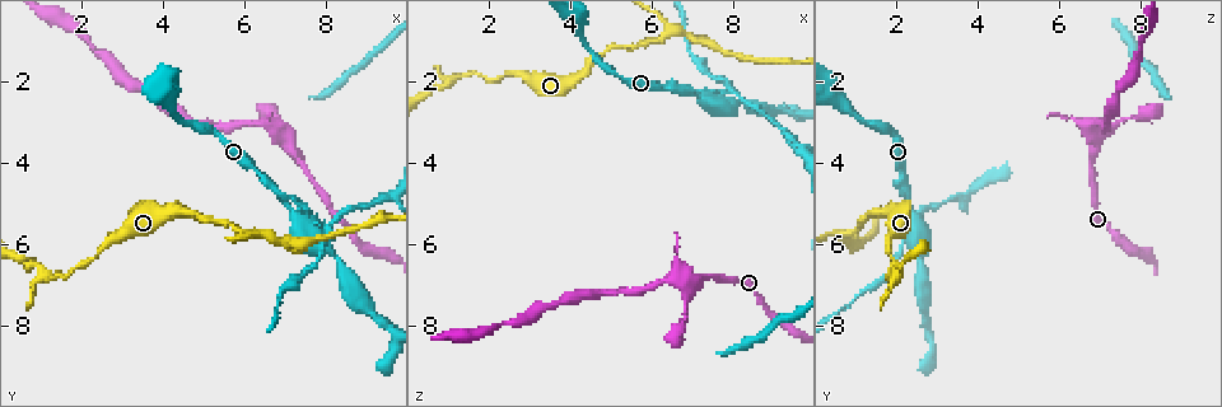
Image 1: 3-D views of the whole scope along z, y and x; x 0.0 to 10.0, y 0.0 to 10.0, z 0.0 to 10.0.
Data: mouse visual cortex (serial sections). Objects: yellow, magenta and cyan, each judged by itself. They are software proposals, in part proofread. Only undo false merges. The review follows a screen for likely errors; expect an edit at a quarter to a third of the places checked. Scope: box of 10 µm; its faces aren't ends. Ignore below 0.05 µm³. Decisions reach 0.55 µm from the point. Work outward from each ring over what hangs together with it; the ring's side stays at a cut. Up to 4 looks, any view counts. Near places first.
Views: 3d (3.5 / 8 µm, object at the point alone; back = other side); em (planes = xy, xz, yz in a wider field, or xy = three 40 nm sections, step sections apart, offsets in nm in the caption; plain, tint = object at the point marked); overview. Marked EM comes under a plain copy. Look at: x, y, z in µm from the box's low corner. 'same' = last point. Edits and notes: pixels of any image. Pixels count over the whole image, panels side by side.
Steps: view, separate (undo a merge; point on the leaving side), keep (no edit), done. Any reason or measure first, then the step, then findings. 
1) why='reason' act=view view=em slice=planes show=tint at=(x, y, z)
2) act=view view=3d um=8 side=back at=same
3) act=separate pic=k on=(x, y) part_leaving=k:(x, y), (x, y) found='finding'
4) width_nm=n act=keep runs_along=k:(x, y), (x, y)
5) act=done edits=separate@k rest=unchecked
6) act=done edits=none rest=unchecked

why='sharp bend' act=view view=3d um=3.5 side=back at=(6.50, 5.75, 0.75)

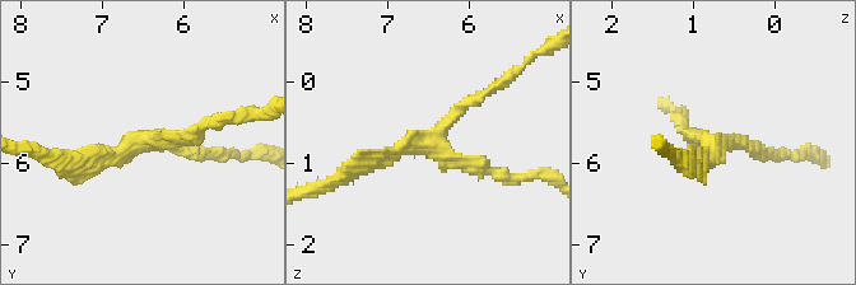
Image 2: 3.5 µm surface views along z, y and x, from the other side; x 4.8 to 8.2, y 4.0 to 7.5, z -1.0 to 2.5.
arms=3 arm_widths_nm=150,150,150 act=view view=em slice=xy step=5 show=tint at=(6.45, 5.70, 0.80)

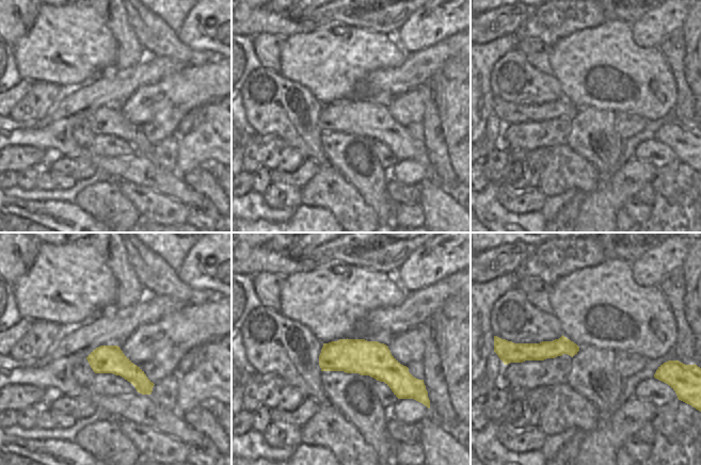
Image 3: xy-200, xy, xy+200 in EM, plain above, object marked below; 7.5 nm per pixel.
act=keep found='continuous, no second cell'

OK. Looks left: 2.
act=view view=3d um=3.5 side=back at=(7.00, 4.90, 2.30)

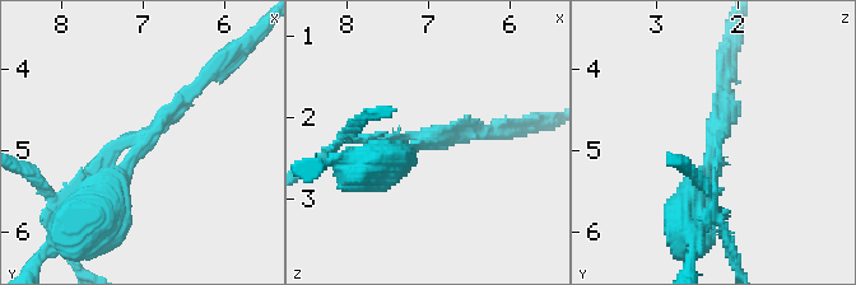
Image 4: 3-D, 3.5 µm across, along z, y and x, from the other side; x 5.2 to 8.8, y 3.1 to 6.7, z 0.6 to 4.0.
arms=3 arm_widths_nm=100,150,300 why='need the tissue' act=view view=em slice=xy step=5 show=tint at=(7.00, 4.85, 2.25)

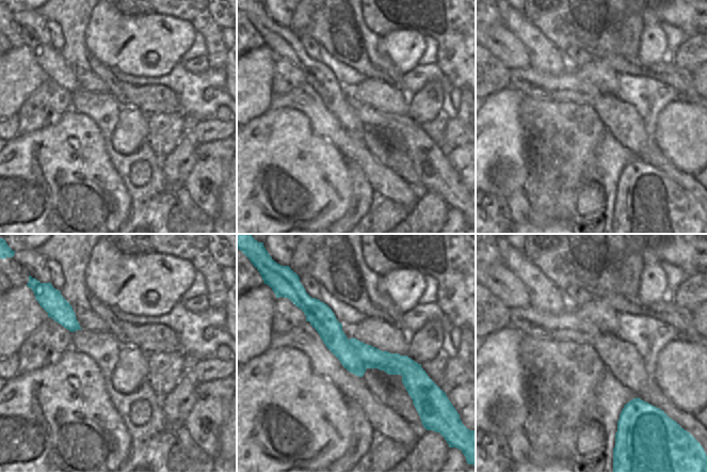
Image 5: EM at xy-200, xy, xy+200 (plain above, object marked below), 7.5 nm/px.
act=separate pic=4 on=(89, 168) part_leaving=4:(417, 135), (347, 139), (328, 155) found='a second cell is stuck on'

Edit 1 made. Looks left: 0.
act=done edits=separate@4 rest=unchecked

